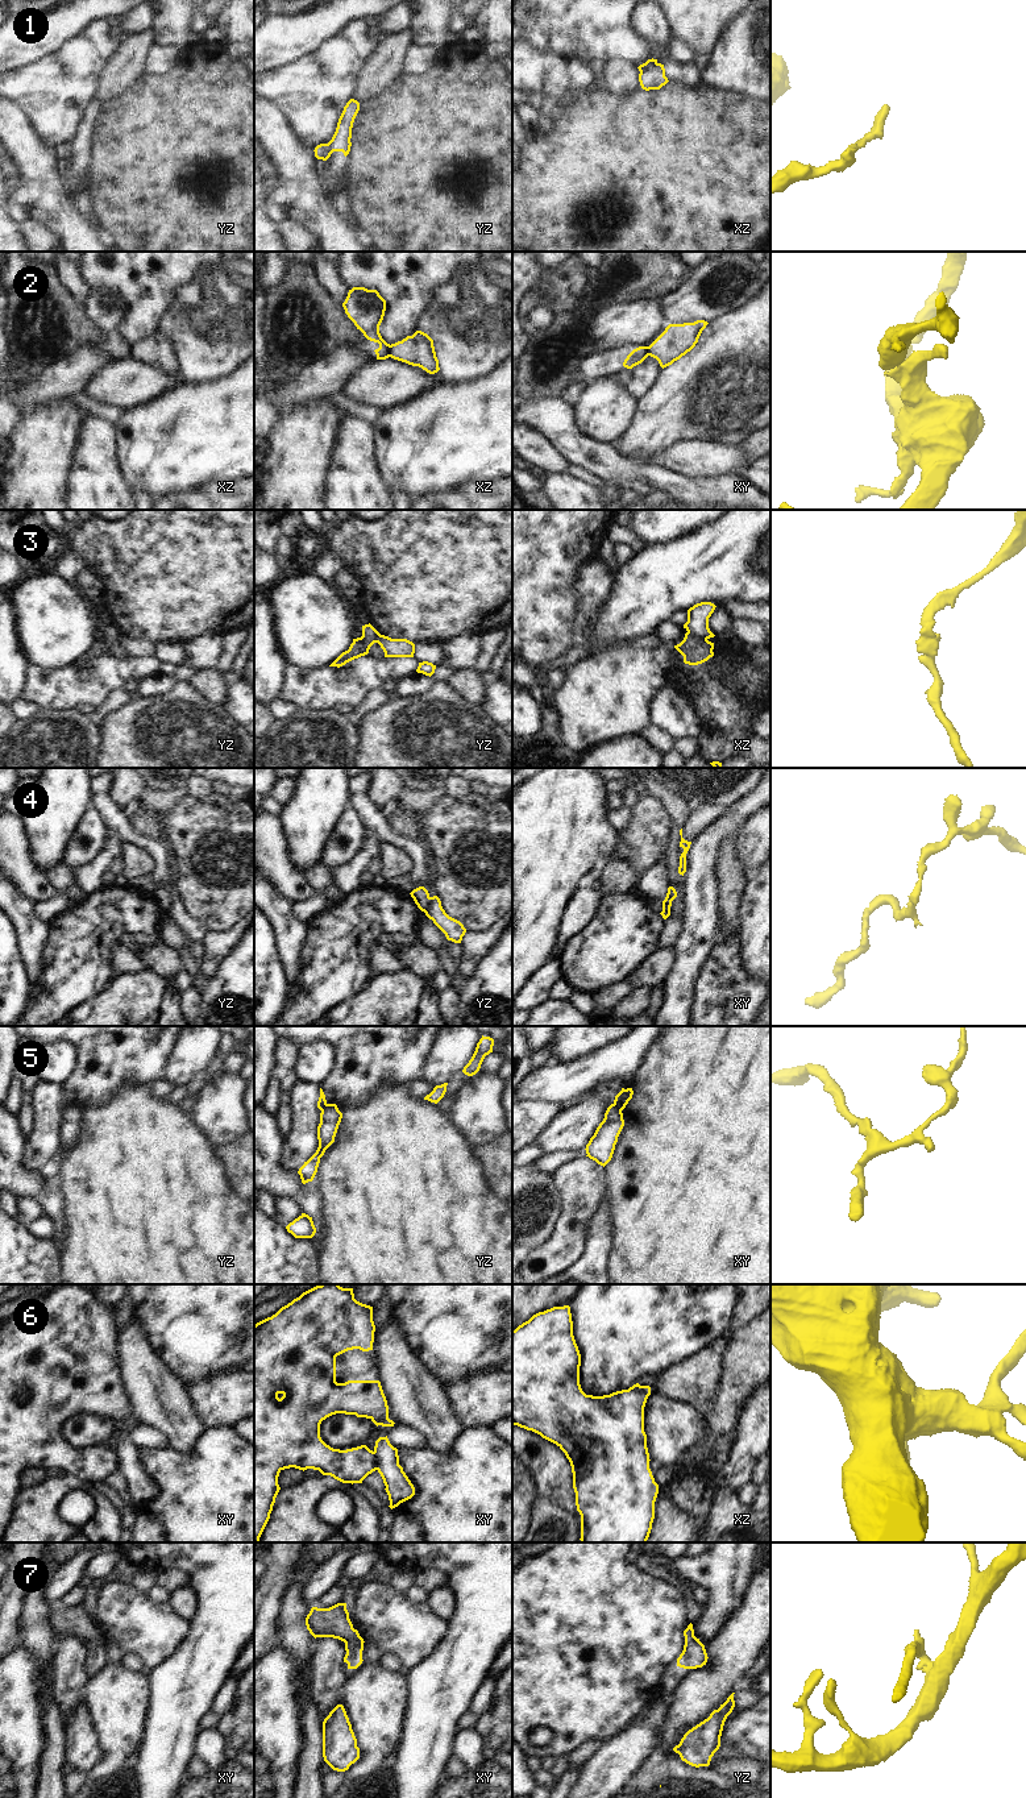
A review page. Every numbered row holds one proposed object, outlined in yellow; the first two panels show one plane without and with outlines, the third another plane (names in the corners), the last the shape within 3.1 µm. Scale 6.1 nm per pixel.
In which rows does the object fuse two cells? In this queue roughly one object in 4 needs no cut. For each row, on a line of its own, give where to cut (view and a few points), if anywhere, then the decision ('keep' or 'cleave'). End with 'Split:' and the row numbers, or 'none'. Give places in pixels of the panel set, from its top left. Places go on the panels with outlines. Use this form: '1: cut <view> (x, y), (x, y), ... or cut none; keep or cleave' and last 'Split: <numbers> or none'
1: cut xz (656, 62), (640, 71); cleave
2: cut xz (391, 345), (389, 356); cleave
3: cut xz (688, 631), (706, 639); cleave
4: cut yz (430, 897), (430, 904), (424, 912); cleave
5: cut xy (613, 1104), (620, 1111); cleave
6: cut xy (373, 1452), (377, 1469); cleave
7: cut none; keep
Split: 1, 2, 3, 4, 5, 6

